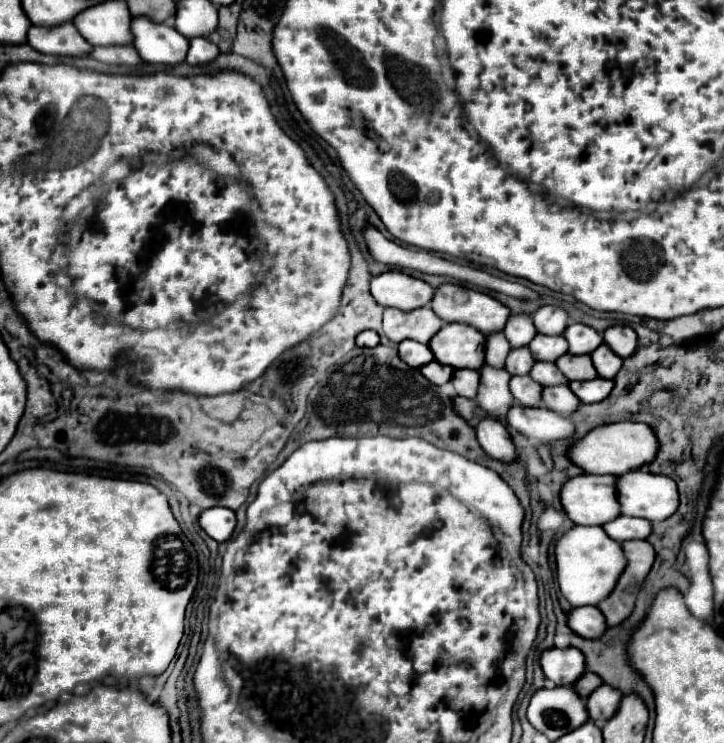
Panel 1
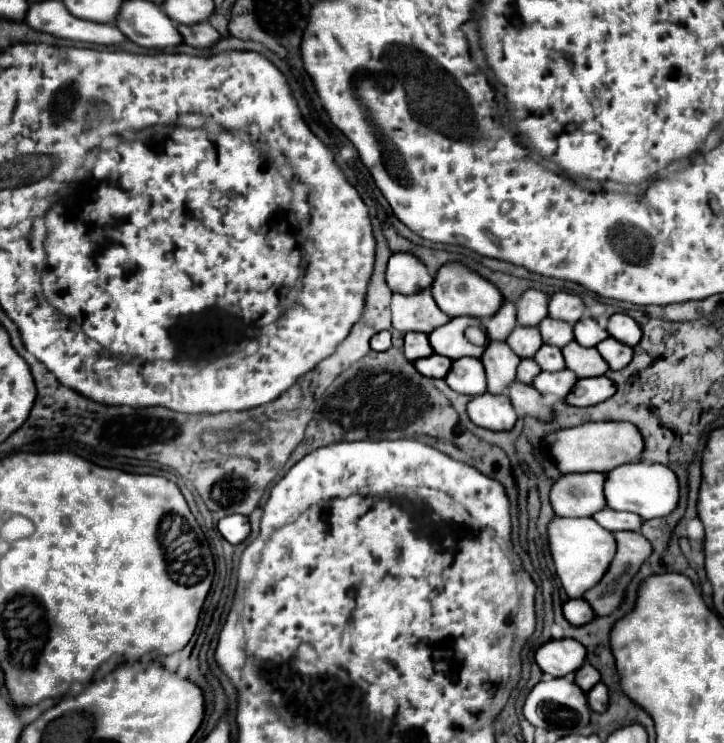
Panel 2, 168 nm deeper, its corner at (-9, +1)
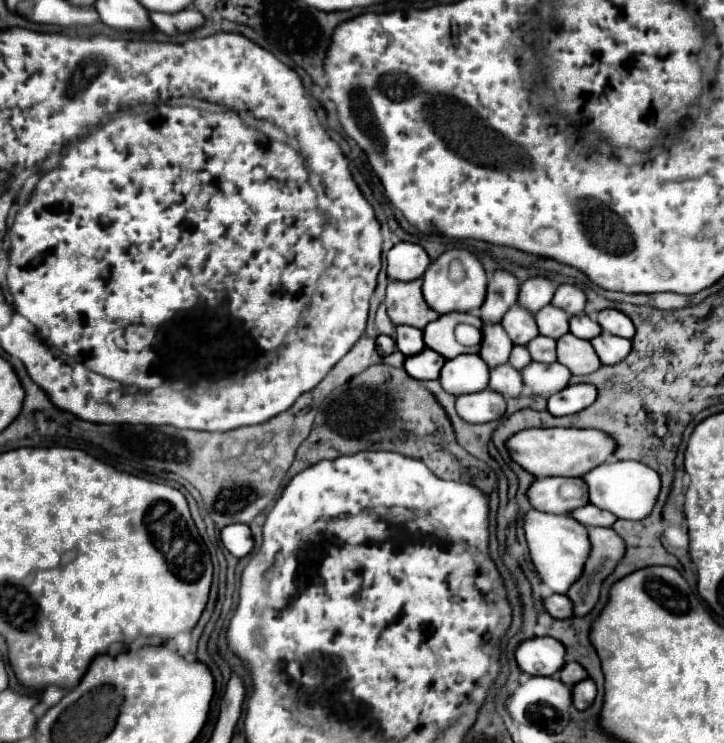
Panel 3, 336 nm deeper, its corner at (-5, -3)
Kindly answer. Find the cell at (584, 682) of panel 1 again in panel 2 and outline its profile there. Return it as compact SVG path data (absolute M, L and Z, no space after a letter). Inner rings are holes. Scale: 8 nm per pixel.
M584 663L578 671L576 671L576 685L584 691L584 693L588 693L598 681L600 681L600 673L590 665L590 663Z

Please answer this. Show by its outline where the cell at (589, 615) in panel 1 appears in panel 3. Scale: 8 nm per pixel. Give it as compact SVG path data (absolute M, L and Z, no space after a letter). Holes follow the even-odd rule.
M550 595L548 599L544 599L544 605L554 619L574 617L574 605L566 595Z

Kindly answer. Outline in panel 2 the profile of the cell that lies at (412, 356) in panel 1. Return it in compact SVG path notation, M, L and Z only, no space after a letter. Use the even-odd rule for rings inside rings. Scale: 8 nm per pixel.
M410 331L404 335L404 353L410 361L416 361L418 357L430 357L434 351L430 349L428 335Z

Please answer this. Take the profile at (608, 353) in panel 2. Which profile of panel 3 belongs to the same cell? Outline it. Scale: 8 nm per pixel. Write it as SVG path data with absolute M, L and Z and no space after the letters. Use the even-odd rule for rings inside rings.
M600 333L598 337L594 337L594 341L590 341L592 347L596 349L600 361L604 365L616 365L620 361L626 359L626 355L632 349L632 343L628 339L622 337L614 337L610 333Z

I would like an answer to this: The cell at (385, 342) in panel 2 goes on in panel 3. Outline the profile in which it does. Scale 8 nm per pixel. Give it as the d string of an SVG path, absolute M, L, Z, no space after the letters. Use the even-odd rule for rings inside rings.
M380 335L380 337L376 339L376 351L378 351L380 357L390 355L390 353L394 351L394 339L388 337L388 335Z

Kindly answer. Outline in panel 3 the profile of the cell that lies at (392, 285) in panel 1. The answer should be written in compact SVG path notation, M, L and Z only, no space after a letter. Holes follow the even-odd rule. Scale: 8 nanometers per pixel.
M396 243L386 257L386 275L390 281L414 281L420 279L428 265L430 259L426 251L416 245L416 243Z

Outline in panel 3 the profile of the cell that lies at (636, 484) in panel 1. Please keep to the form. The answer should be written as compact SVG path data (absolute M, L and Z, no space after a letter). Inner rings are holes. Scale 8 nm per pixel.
M606 461L582 477L590 489L590 503L614 513L618 519L640 521L648 517L660 495L660 475L640 461Z

